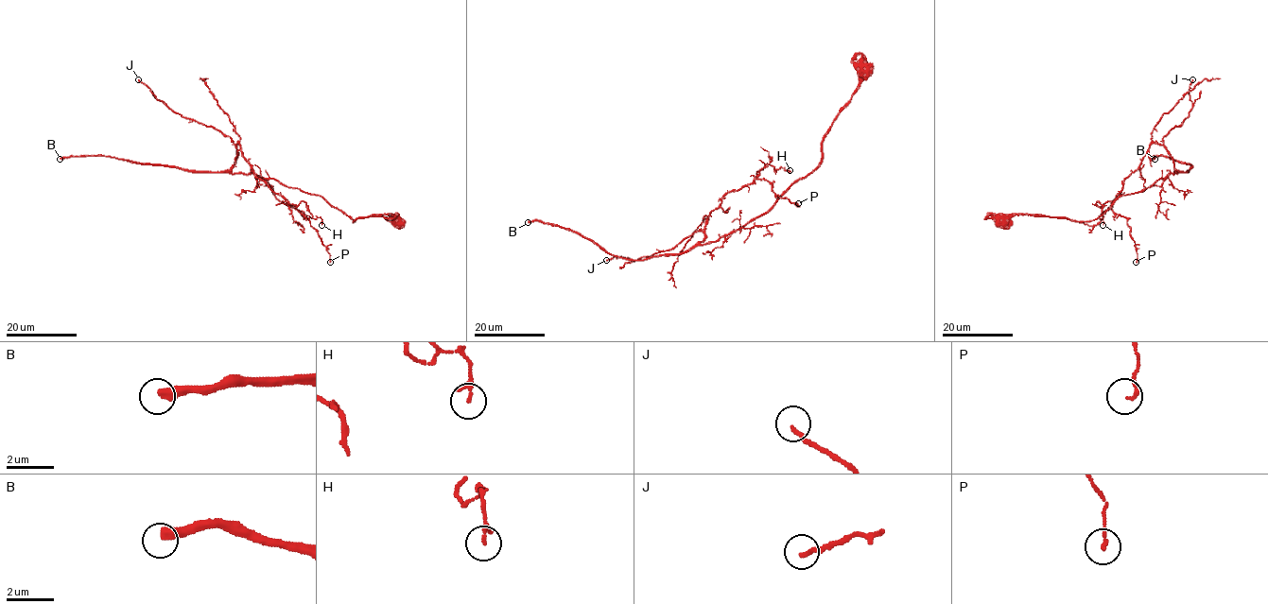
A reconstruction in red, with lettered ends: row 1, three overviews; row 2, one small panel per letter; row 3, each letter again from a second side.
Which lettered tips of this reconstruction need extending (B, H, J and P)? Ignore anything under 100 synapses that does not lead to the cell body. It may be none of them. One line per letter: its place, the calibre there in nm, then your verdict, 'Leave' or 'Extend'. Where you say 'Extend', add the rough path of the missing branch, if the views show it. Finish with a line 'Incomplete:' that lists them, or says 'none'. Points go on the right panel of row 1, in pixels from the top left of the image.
B: Place: (1155, 159). Thickness 400 nm. Extend
H: Place: (1102, 225). Thickness 170 nm. Leave
J: Place: (1192, 79). Thickness 160 nm. Leave
P: Place: (1136, 262). Thickness 140 nm. Leave
Incomplete: B

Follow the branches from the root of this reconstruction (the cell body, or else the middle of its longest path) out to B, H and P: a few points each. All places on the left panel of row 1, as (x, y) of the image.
B: (398, 222), (393, 215), (355, 221), (319, 196), (252, 173), (199, 172), (107, 156), (60, 159)
H: (398, 222), (355, 221), (319, 196), (233, 173), (237, 144), (260, 180), (321, 225)
P: (398, 222), (393, 215), (355, 221), (319, 196), (233, 173), (238, 143), (252, 173), (309, 221), (330, 262)

